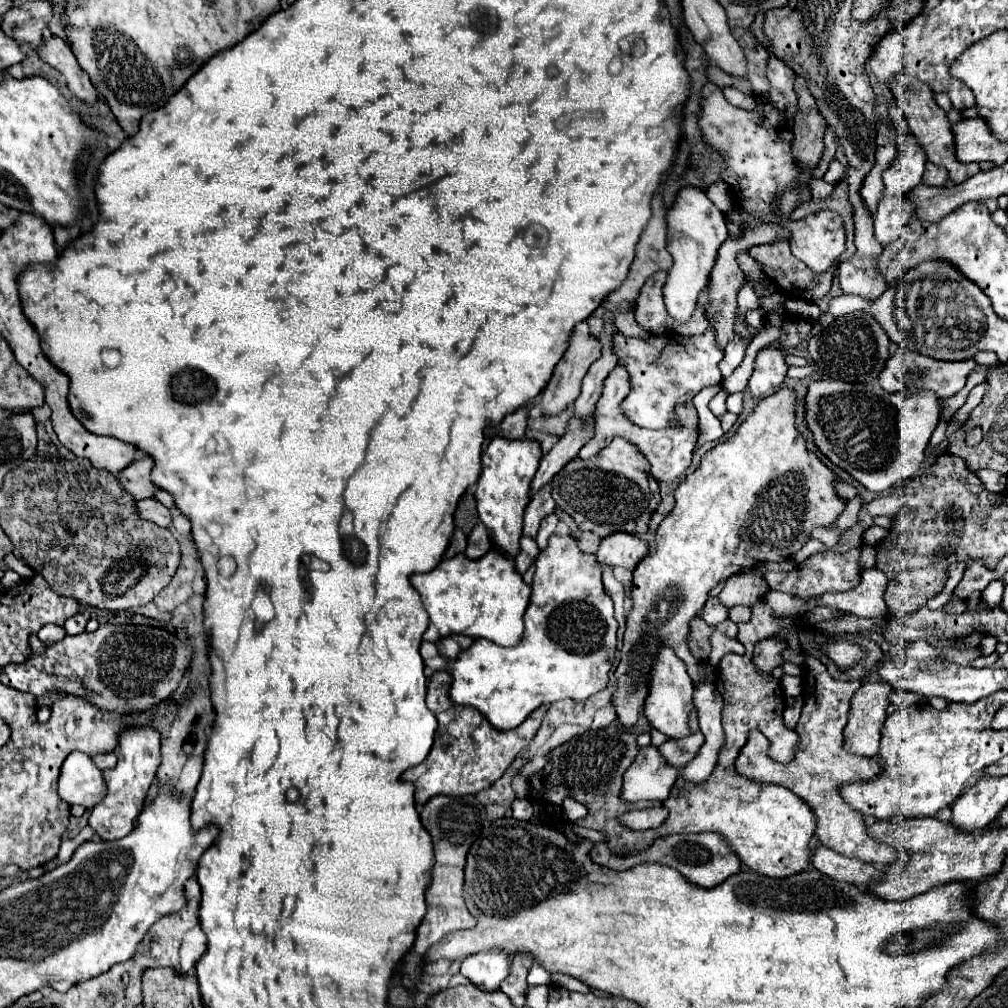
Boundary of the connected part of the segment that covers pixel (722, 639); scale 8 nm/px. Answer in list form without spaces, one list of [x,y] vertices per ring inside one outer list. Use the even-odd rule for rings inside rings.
[[[716,632],[714,636],[712,636],[712,654],[710,654],[710,664],[712,666],[716,666],[716,664],[720,664],[720,660],[722,660],[722,656],[726,656],[728,652],[734,652],[734,654],[742,654],[746,648],[738,642],[738,640],[732,640],[732,638],[726,638],[724,634],[720,634],[720,632]]]

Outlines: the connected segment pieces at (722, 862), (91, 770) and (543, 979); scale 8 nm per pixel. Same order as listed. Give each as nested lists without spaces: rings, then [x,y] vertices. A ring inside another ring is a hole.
[[[674,834],[674,836],[664,836],[656,838],[650,848],[642,850],[640,854],[612,854],[610,848],[592,848],[590,856],[598,862],[604,864],[612,870],[628,870],[636,864],[642,862],[660,862],[666,866],[676,868],[682,872],[692,884],[702,886],[702,888],[712,888],[724,882],[728,876],[740,872],[740,858],[732,852],[732,848],[726,844],[726,840],[720,834]]]
[[[82,752],[68,754],[60,770],[58,794],[70,806],[80,804],[84,808],[92,808],[106,796],[102,770],[92,762],[88,754]]]
[[[534,962],[532,964],[532,968],[530,968],[530,972],[528,972],[528,984],[544,984],[544,986],[548,986],[552,982],[552,972],[548,972],[546,968],[542,968],[542,964],[538,964],[538,962]]]

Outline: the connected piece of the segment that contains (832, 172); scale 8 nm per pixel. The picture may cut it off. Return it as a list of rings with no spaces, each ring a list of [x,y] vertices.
[[[834,158],[832,162],[830,162],[830,168],[828,168],[828,172],[824,174],[824,180],[826,182],[830,182],[830,184],[836,184],[842,176],[846,174],[846,168],[844,168],[844,164],[838,160],[838,158]]]

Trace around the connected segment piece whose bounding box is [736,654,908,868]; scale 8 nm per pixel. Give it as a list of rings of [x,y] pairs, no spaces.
[[[806,654],[806,672],[814,674],[814,694],[806,696],[804,708],[800,722],[796,726],[796,732],[800,736],[800,746],[796,752],[796,758],[788,764],[780,764],[768,756],[770,742],[762,732],[750,732],[746,746],[742,748],[738,760],[736,760],[736,770],[742,772],[742,776],[752,778],[752,780],[762,780],[762,782],[772,782],[772,784],[782,784],[796,792],[816,814],[818,818],[818,832],[816,836],[820,842],[840,854],[846,854],[850,858],[858,858],[864,862],[870,862],[878,868],[886,868],[902,858],[908,858],[906,854],[898,852],[898,848],[888,846],[884,842],[874,840],[868,836],[864,818],[860,812],[850,808],[844,798],[840,796],[840,788],[844,784],[852,782],[866,782],[876,778],[882,770],[880,764],[872,758],[858,758],[852,756],[844,750],[842,742],[842,730],[844,724],[848,722],[850,714],[850,700],[852,694],[858,690],[860,682],[842,682],[834,680],[828,676],[826,666],[812,654]]]

